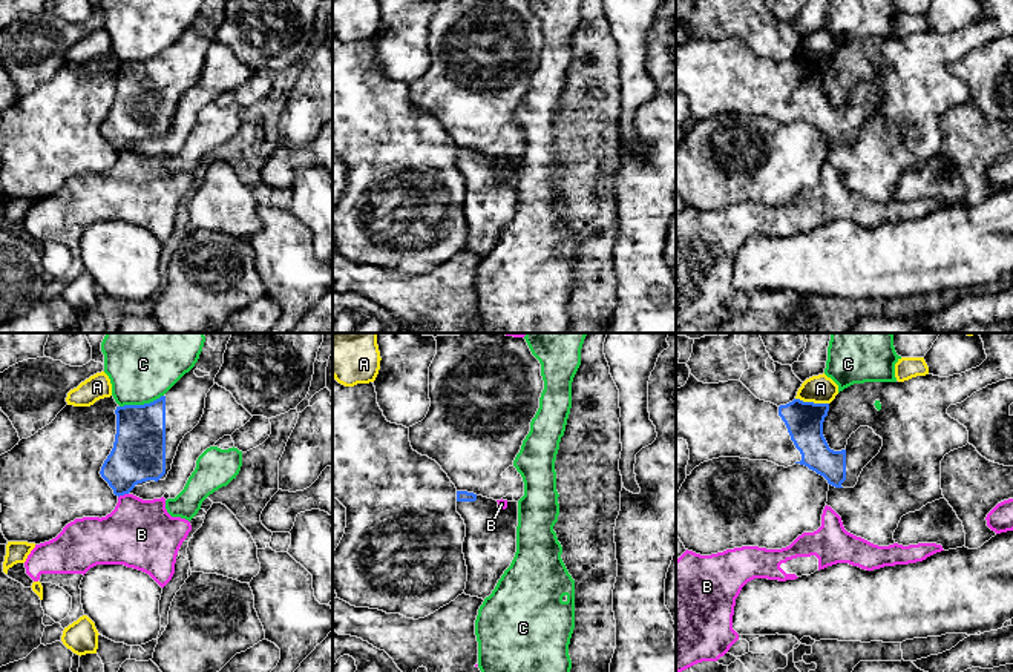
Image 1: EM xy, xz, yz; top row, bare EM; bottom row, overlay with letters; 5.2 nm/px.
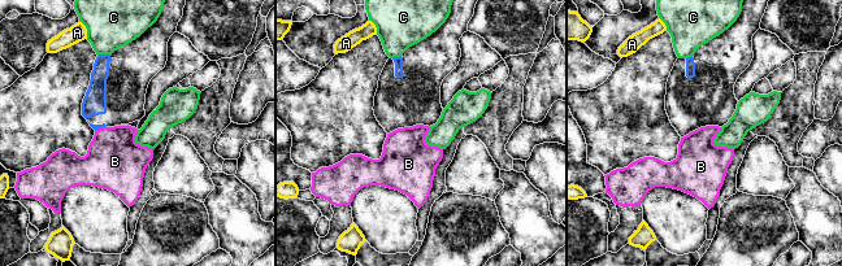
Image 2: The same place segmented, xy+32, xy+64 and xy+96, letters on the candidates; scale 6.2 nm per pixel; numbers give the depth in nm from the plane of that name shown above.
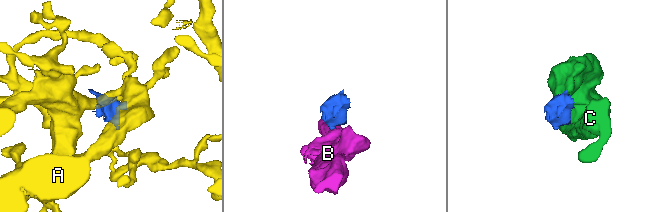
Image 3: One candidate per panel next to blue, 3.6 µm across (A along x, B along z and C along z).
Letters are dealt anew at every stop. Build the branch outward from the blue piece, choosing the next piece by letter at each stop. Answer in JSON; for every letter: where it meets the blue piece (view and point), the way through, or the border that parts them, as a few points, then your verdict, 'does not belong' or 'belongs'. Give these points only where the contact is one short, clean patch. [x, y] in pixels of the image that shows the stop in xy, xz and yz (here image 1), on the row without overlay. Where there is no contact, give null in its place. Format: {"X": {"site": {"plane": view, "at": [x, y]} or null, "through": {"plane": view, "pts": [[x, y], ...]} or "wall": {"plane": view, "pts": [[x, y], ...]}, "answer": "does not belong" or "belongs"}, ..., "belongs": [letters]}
{"A": {"site": {"plane": "yz", "at": [813, 59]}, "wall": {"plane": "yz", "pts": [[796, 54], [805, 59], [828, 60]]}, "answer": "does not belong"}, "B": {"site": {"plane": "xy", "at": [123, 151]}, "wall": {"plane": "xy", "pts": [[127, 149], [118, 154]]}, "answer": "does not belong"}, "C": {"site": {"plane": "xy", "at": [141, 62]}, "answer": "does not belong"}, "belongs": []}

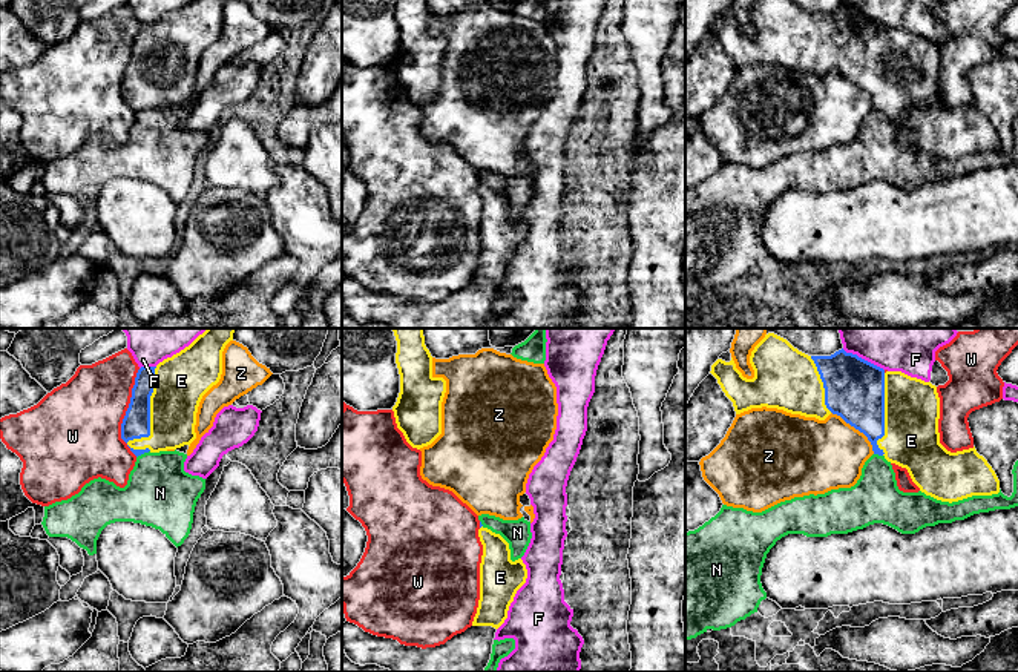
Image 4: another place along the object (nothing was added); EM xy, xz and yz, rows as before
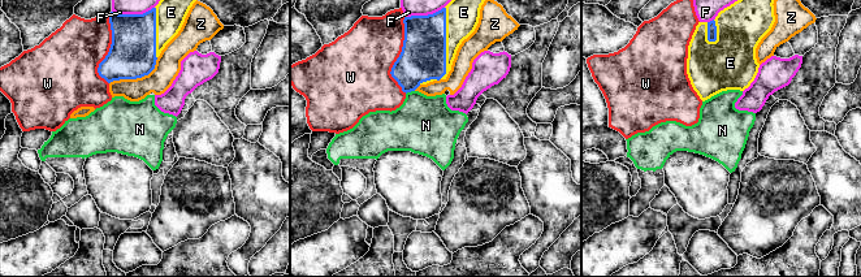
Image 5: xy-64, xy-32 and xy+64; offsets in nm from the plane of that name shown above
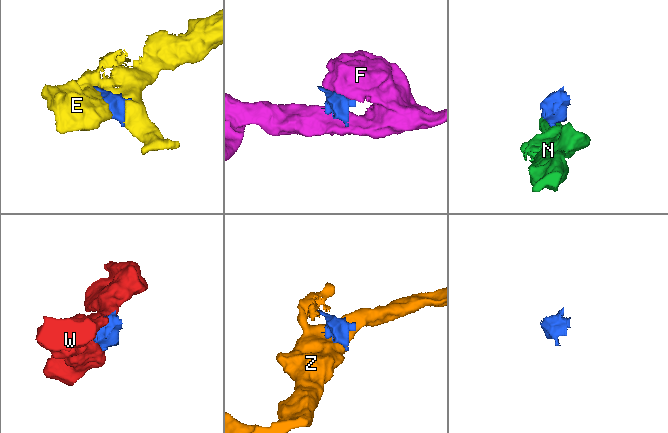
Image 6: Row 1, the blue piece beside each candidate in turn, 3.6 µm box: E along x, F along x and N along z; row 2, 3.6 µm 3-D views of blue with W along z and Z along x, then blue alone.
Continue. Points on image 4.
{"E": {"site": {"plane": "xy", "at": [149, 72]}, "answer": "belongs"}, "F": {"site": {"plane": "yz", "at": [863, 16]}, "answer": "does not belong"}, "N": {"site": {"plane": "yz", "at": [879, 111]}, "wall": {"plane": "yz", "pts": [[874, 109], [882, 112]]}, "answer": "does not belong"}, "W": {"site": {"plane": "xy", "at": [126, 69]}, "answer": "does not belong"}, "Z": {"site": {"plane": "yz", "at": [857, 85]}, "answer": "does not belong"}, "belongs": ["E"]}

